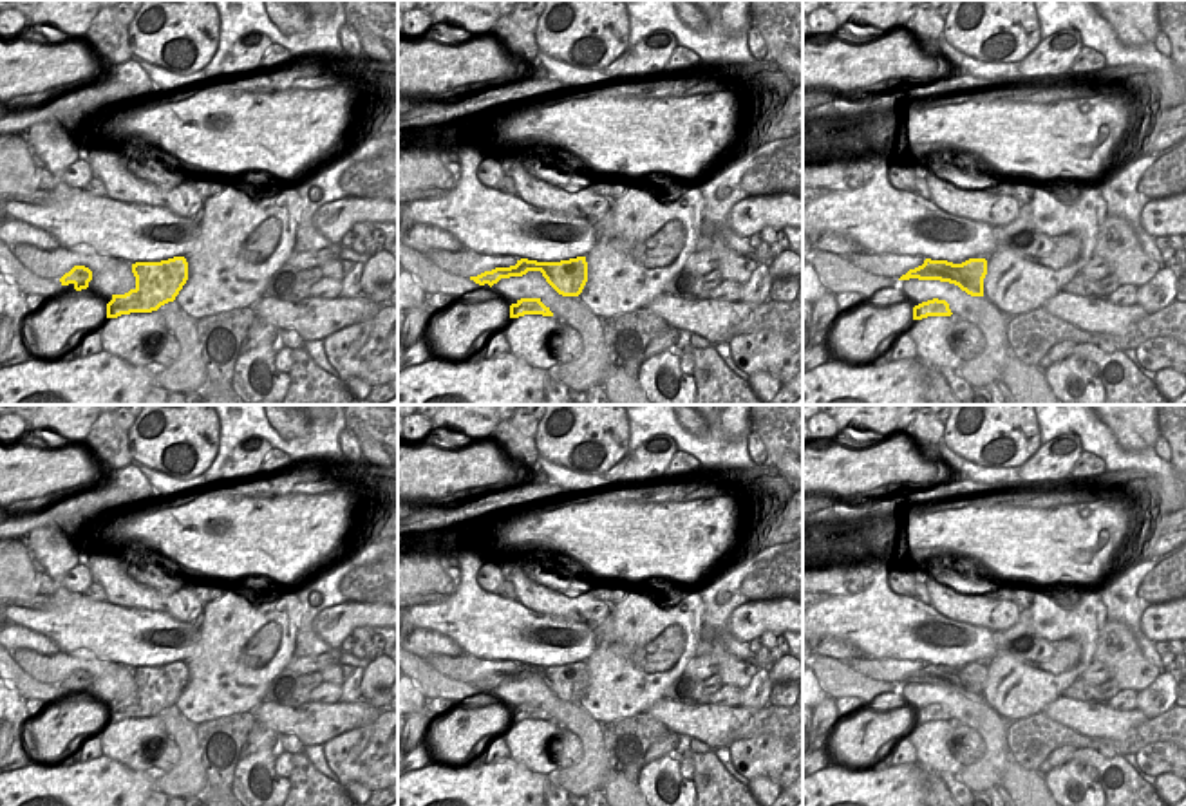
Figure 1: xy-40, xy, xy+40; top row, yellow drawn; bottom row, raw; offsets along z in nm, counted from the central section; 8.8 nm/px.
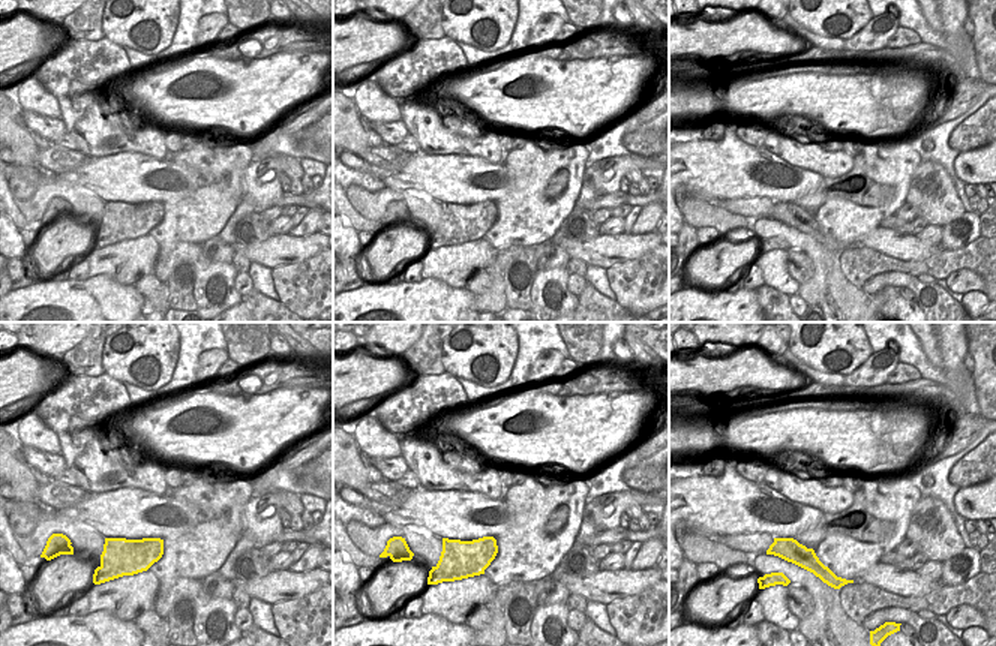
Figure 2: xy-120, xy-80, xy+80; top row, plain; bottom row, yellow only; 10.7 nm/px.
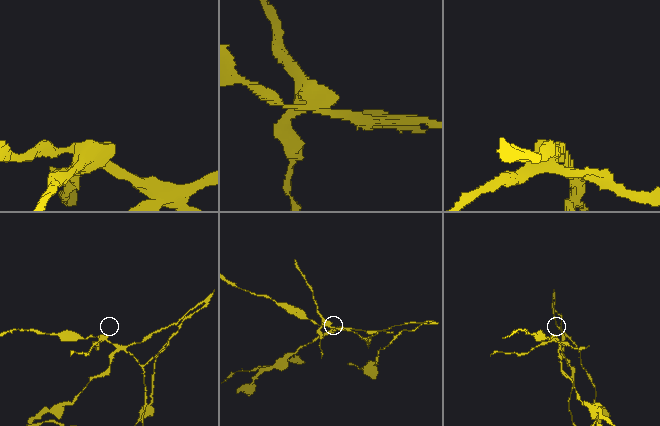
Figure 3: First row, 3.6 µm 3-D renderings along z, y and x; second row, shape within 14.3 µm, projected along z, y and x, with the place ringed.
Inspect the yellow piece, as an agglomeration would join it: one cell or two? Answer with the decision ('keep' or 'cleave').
cleave

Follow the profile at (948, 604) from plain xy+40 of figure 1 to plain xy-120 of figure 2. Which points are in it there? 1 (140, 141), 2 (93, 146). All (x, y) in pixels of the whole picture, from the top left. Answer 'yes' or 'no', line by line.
1: yes
2: yes

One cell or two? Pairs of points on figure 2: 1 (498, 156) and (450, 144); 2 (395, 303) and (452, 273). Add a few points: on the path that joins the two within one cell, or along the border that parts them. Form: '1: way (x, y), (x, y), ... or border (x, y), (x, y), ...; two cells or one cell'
1: way (486, 147), (462, 146); one cell
2: border (422, 278), (437, 278), (452, 287), (464, 288); two cells

